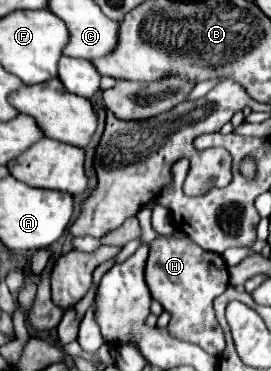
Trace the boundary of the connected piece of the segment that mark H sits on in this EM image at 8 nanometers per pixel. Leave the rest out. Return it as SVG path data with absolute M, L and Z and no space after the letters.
M160 237L160 239L150 243L150 255L148 255L148 261L146 261L146 283L150 287L152 299L160 301L162 307L172 315L172 319L168 323L168 331L174 337L188 341L188 343L196 343L210 355L220 355L224 351L224 347L226 347L224 333L222 333L222 327L216 321L214 307L212 307L212 301L218 295L222 295L224 289L228 287L228 265L224 263L222 255L204 251L200 245L192 243L192 239L188 239L188 237L180 237L180 239Z

